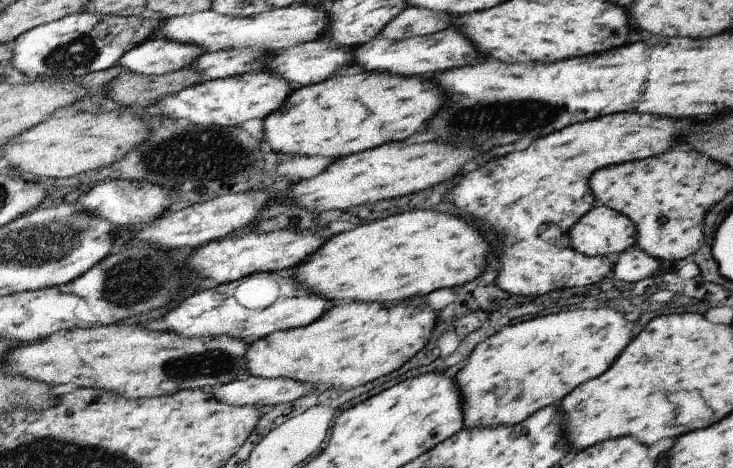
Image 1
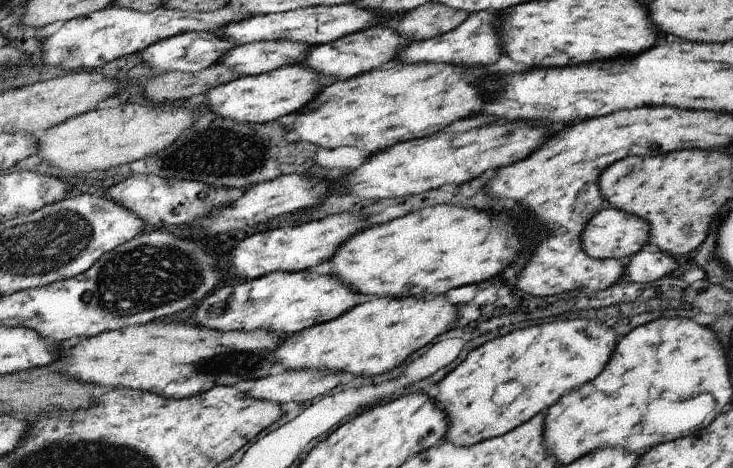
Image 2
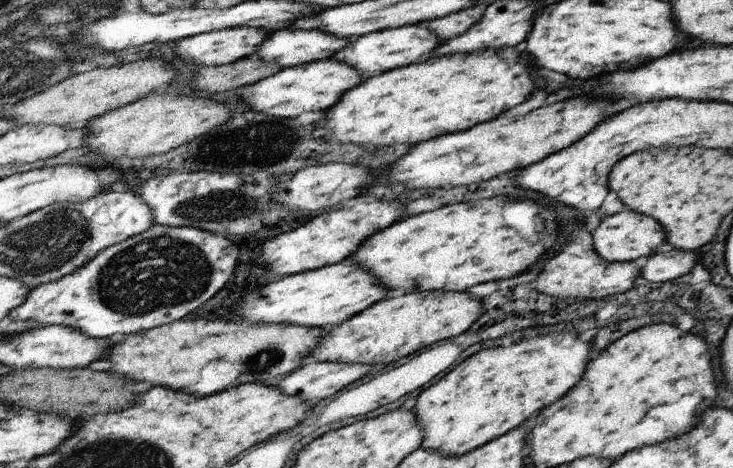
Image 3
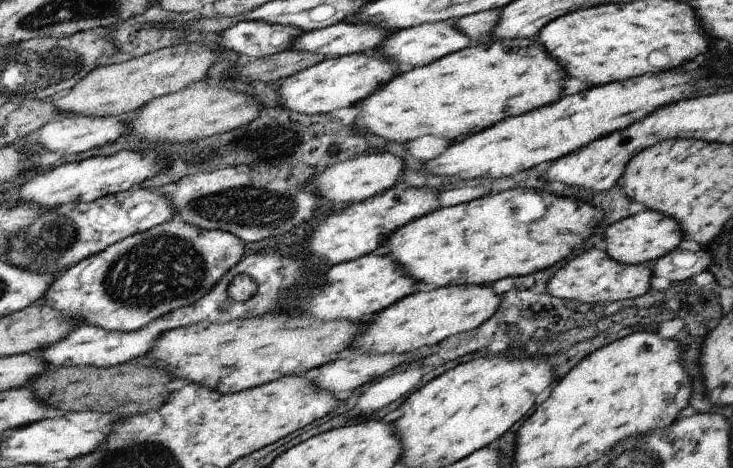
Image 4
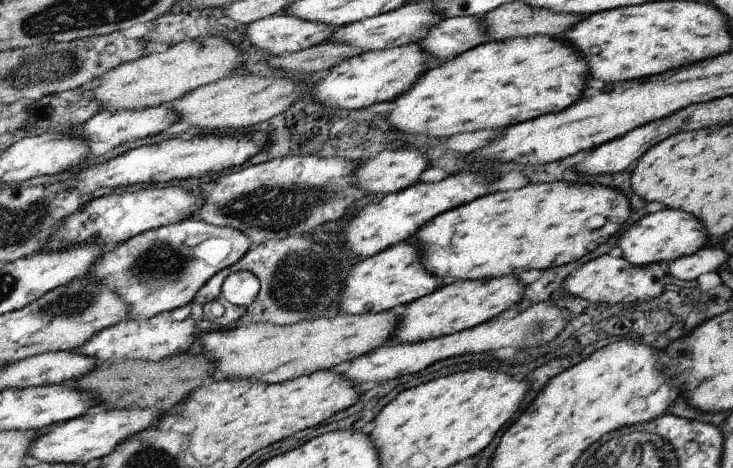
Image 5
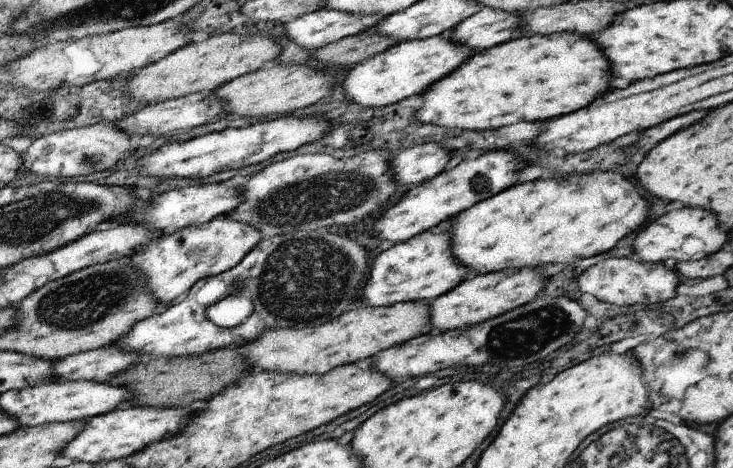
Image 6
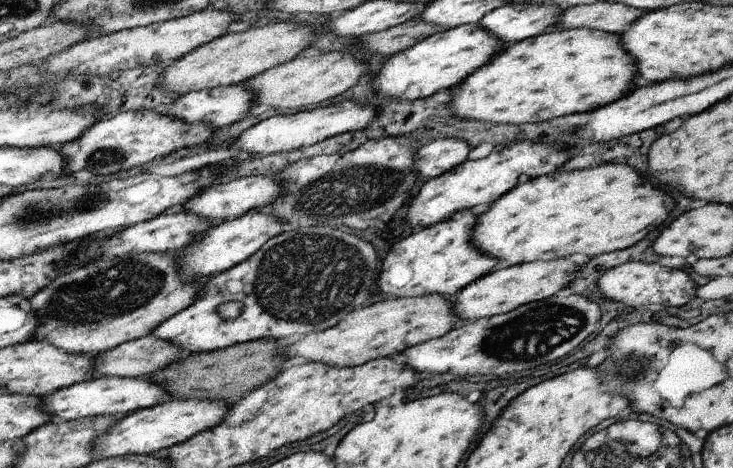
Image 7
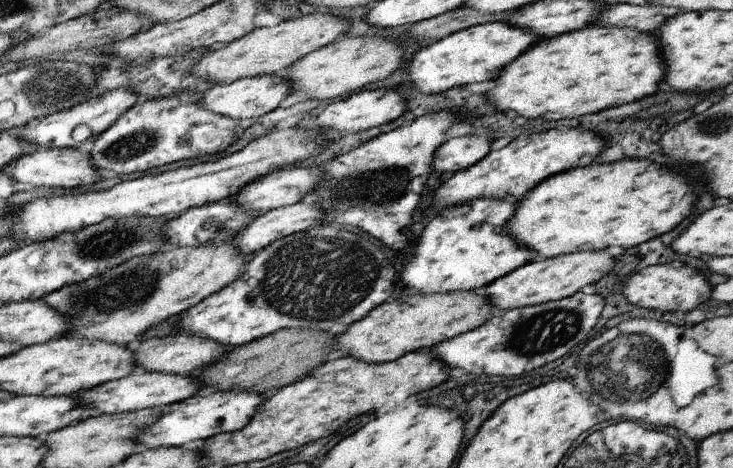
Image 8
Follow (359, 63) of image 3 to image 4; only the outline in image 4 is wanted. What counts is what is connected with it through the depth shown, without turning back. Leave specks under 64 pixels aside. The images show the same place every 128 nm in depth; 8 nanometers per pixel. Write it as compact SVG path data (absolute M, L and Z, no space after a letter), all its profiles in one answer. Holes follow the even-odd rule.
M447 20L399 29L387 37L382 42L382 46L377 47L376 50L382 54L382 57L387 57L392 63L397 63L398 70L402 73L415 67L421 68L449 53L469 47L471 44L473 42L471 42L470 38L460 30L457 30L450 23L450 20Z

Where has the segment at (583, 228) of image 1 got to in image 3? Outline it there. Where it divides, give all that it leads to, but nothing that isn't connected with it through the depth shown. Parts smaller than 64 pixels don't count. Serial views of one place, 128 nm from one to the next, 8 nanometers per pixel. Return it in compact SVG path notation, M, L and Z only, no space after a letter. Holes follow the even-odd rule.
M635 211L613 213L606 216L601 222L596 222L591 234L594 251L606 262L620 263L633 261L641 256L655 253L659 244L667 243L666 234L661 224L653 217Z

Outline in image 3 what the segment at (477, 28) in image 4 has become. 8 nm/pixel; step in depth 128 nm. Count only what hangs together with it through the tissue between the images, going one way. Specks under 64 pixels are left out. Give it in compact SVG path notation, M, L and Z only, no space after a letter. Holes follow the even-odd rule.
M477 4L432 21L425 21L424 24L437 36L446 40L462 35L471 25L479 22L484 15L484 10L483 4Z

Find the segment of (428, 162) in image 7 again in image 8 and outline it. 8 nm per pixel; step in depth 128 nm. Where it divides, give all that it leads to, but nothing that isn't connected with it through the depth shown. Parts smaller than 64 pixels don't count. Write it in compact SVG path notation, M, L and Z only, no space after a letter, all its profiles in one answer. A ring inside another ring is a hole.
M464 135L447 139L433 155L433 172L462 171L479 162L490 150L493 140L484 135Z

